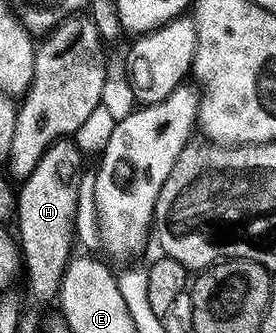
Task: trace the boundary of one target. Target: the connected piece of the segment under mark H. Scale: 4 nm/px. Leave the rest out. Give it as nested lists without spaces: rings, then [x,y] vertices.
[[[61,139],[48,146],[35,169],[21,181],[17,189],[16,240],[24,261],[24,278],[30,282],[30,296],[38,304],[46,304],[59,295],[62,276],[72,259],[70,247],[76,244],[78,183],[82,180],[84,155],[73,139]]]

